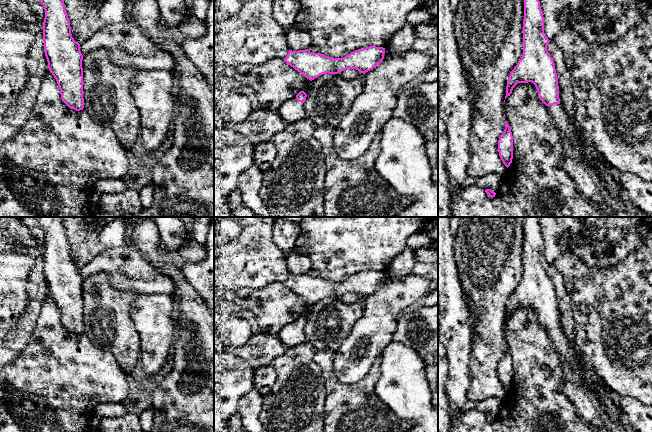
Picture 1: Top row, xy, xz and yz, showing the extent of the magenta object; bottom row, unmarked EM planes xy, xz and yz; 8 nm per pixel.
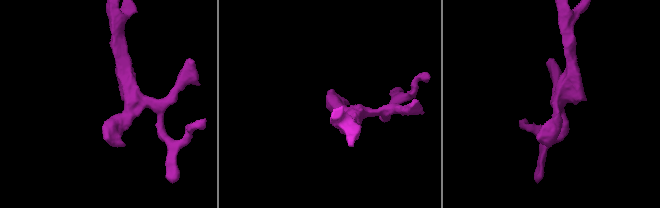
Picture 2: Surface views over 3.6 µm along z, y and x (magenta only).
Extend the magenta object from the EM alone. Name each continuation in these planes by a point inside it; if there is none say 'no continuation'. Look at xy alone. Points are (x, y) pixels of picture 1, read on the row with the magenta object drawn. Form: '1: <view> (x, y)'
no continuation

